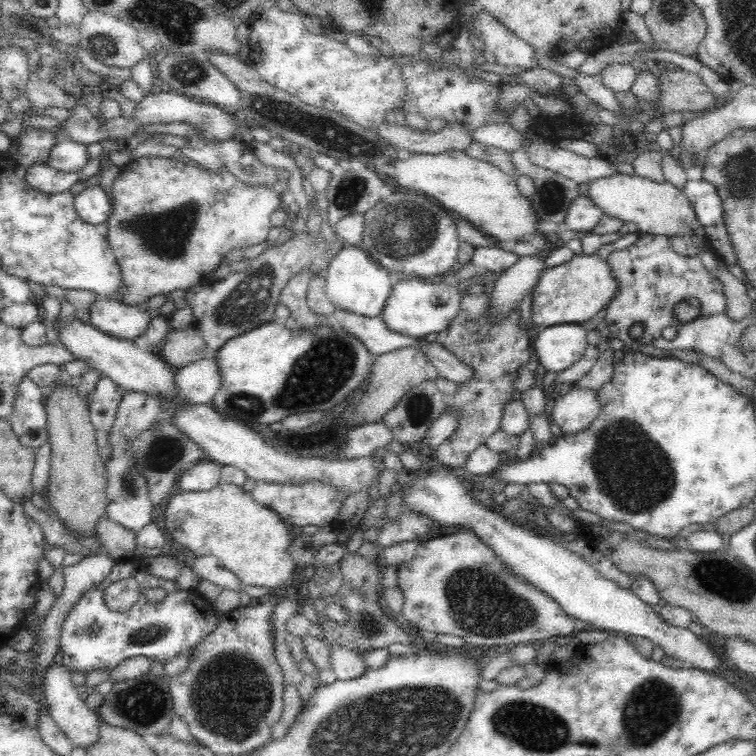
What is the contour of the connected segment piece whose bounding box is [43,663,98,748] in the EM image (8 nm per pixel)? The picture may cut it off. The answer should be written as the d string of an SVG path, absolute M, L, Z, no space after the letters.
M50 664L43 672L43 681L45 684L45 700L50 709L54 722L62 727L62 731L74 746L83 746L86 748L98 738L98 713L96 710L88 709L86 703L80 699L77 686L72 681L72 670L63 664Z

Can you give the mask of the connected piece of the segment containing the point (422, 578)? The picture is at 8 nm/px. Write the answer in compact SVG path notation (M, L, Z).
M462 529L448 536L419 542L416 556L397 566L397 569L396 585L404 596L400 620L410 622L416 630L452 634L472 645L498 649L518 643L542 643L550 636L577 632L574 618L570 618L551 596L512 573L493 550L480 542L470 530Z

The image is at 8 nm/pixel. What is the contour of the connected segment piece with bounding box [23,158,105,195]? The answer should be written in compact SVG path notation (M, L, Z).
M94 158L89 160L78 172L58 172L45 163L31 164L26 169L24 180L28 187L48 195L65 194L76 182L85 182L90 176L104 168L105 160Z

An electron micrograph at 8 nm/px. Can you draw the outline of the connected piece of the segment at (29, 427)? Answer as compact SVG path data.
M24 373L20 379L10 422L22 447L35 452L47 444L43 391L28 373Z

